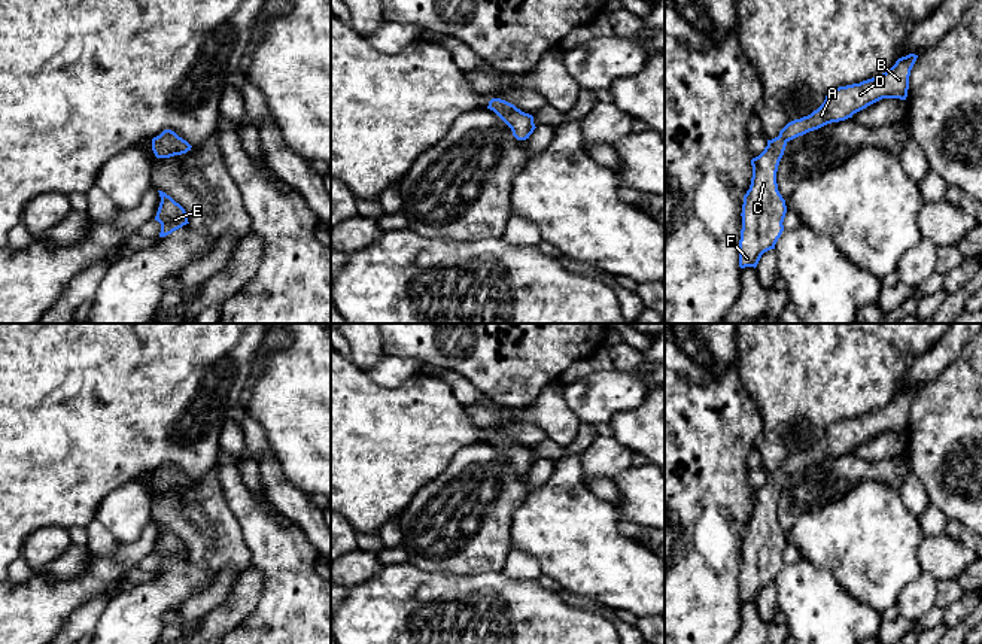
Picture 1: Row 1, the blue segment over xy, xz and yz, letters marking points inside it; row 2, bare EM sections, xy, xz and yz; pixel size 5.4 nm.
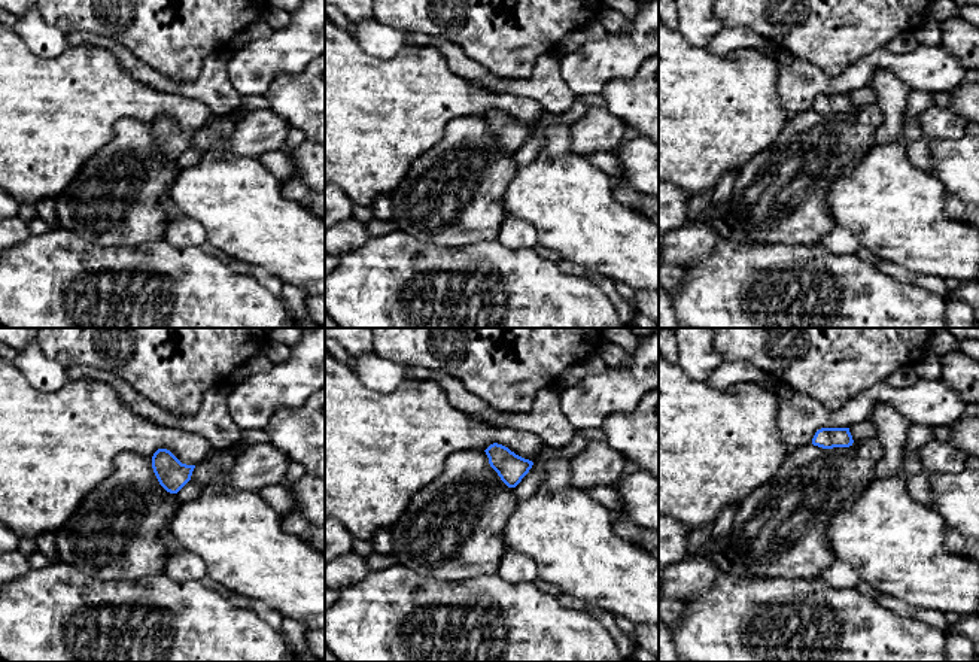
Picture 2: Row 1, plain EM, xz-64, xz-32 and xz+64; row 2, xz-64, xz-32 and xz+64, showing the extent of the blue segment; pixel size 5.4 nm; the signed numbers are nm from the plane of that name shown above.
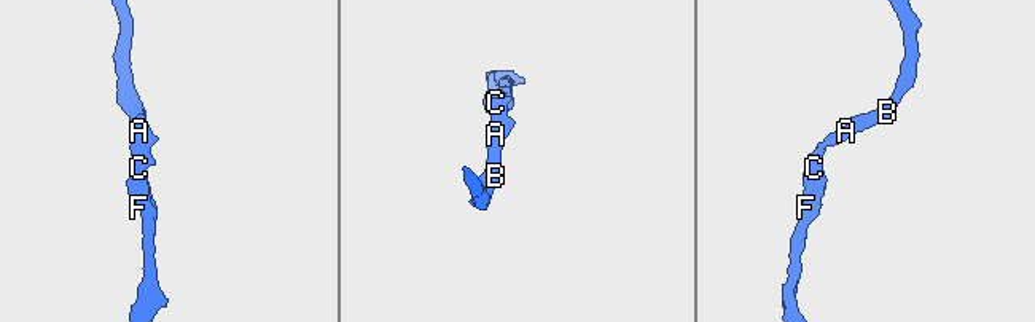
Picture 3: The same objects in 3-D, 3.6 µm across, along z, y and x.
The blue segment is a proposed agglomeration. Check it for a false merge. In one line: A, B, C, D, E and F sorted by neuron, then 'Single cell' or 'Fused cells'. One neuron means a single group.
Groups: A B C D E F. Single cell

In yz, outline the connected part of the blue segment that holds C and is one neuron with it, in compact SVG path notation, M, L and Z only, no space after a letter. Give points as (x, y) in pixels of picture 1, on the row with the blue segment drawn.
M909 54L885 73L831 89L811 115L788 122L764 151L751 160L753 177L742 204L739 267L757 267L761 255L775 249L784 231L785 200L778 191L776 171L790 140L827 124L845 121L882 98L906 100L910 70L918 55Z

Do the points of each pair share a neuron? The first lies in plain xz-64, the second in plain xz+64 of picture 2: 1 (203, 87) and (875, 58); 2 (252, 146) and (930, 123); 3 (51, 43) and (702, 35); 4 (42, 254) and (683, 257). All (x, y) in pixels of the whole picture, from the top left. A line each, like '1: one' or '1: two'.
1: two
2: one
3: two
4: two

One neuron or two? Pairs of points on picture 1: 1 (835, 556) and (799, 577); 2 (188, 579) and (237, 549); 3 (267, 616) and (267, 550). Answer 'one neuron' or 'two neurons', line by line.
1: two neurons
2: two neurons
3: one neuron

